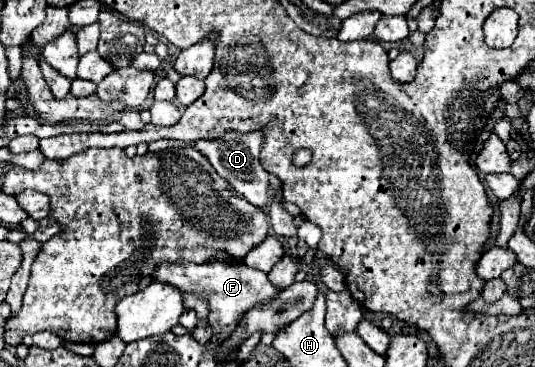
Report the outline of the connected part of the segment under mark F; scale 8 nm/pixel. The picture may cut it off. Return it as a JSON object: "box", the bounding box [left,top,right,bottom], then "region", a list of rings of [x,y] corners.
{"box":[153,261,279,341],"region":[[[215,261],[215,263],[205,263],[205,265],[195,265],[195,263],[165,263],[155,269],[153,277],[161,283],[175,285],[183,295],[195,295],[201,297],[207,303],[209,315],[207,323],[213,329],[213,341],[225,341],[231,335],[231,329],[235,329],[235,321],[243,317],[245,309],[251,305],[257,305],[259,301],[267,301],[267,297],[273,297],[279,293],[275,289],[267,275],[259,269],[251,269],[245,263],[231,265],[225,261]]]}

